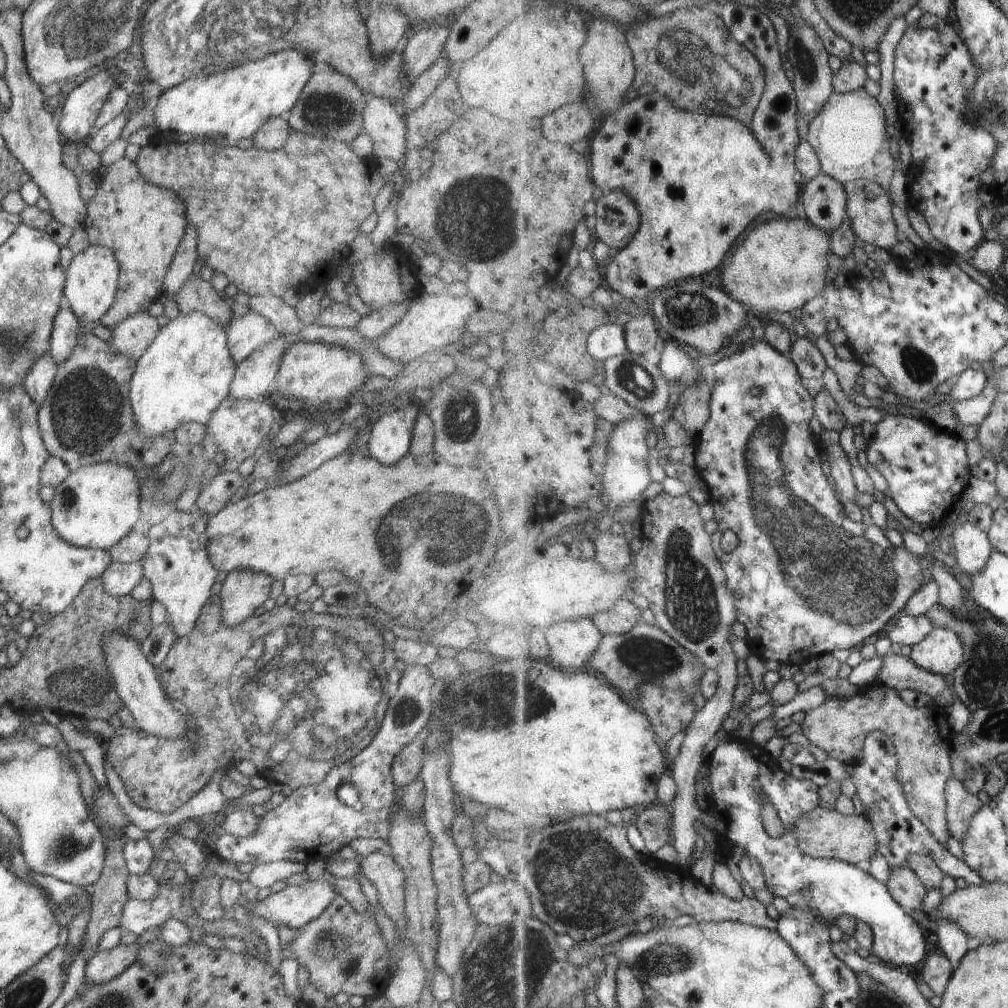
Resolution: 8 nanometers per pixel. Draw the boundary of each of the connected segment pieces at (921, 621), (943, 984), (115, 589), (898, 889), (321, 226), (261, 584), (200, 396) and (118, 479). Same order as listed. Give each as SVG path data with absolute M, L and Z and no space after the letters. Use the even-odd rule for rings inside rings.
M904 616L899 622L888 632L888 638L892 643L898 643L902 646L911 645L916 647L920 642L926 639L926 636L934 630L934 620L930 616Z
M933 954L926 958L926 964L920 972L920 981L928 984L932 992L938 997L944 997L953 980L955 970L952 961L944 954Z
M112 562L102 574L103 586L107 593L116 598L131 595L134 588L144 580L144 570L141 562Z
M908 865L893 870L888 887L896 901L908 910L923 911L924 898L928 896L928 888L918 878L918 874Z
M291 132L283 148L279 150L262 150L262 148L238 148L235 144L226 146L215 143L206 144L168 144L164 139L154 139L140 150L140 156L136 160L139 174L156 188L170 188L170 192L176 192L178 200L182 198L186 206L186 214L192 220L192 226L198 232L198 243L196 254L202 266L208 266L220 274L224 274L229 282L238 289L240 293L250 296L270 296L281 298L290 289L311 291L318 286L325 286L338 273L339 265L350 254L350 246L360 233L362 222L375 211L375 202L379 193L387 189L385 178L377 172L378 159L372 156L358 156L352 150L350 144L333 140L328 135L310 136L304 132Z
M238 570L227 574L220 590L220 624L238 626L251 618L256 608L269 600L272 576Z
M190 312L170 320L166 326L160 328L154 343L150 344L145 354L136 362L128 394L130 410L134 416L134 428L142 434L142 438L144 436L158 438L164 436L166 432L168 434L174 432L182 424L196 422L206 426L210 416L228 397L236 368L226 344L225 329L214 324L214 320L210 320L206 314Z
M102 462L102 464L90 464L82 467L54 487L55 494L48 503L50 506L50 520L54 526L54 532L60 540L68 542L76 548L86 550L104 550L109 552L114 544L117 544L126 534L134 531L134 526L140 518L140 494L138 494L138 480L136 472L128 466L122 466L118 462Z

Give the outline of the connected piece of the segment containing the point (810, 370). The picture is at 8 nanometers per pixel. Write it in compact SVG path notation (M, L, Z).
M798 338L792 346L791 360L798 366L803 378L816 380L828 372L828 362L822 350L809 338Z

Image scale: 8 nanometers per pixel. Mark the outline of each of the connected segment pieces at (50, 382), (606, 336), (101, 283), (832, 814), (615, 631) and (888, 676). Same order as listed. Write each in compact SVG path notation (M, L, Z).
M46 352L46 356L40 356L40 360L34 364L30 372L26 374L23 388L26 394L32 398L32 401L39 409L50 401L50 390L54 386L54 378L56 378L57 364L54 358Z
M621 321L601 325L595 329L590 336L588 350L596 360L604 363L626 354L629 346Z
M90 245L84 252L73 256L65 272L64 293L72 313L85 325L91 322L100 323L116 299L120 268L114 254L108 248Z
M820 806L814 812L802 816L802 820L798 820L797 838L802 852L813 858L834 858L860 864L864 861L872 862L881 851L881 841L878 840L872 821L865 815L842 814L836 808Z
M627 596L609 612L602 612L592 618L604 635L622 635L630 632L636 624L641 624L642 610Z
M891 652L886 656L879 681L898 693L902 690L914 690L934 699L951 692L946 676L924 670L918 664L914 664L910 657Z

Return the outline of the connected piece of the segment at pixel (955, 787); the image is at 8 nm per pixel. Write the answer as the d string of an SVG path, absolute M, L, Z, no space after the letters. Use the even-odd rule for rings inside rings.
M954 777L949 784L949 830L961 843L966 840L972 822L984 808L984 802L966 788L962 780Z

